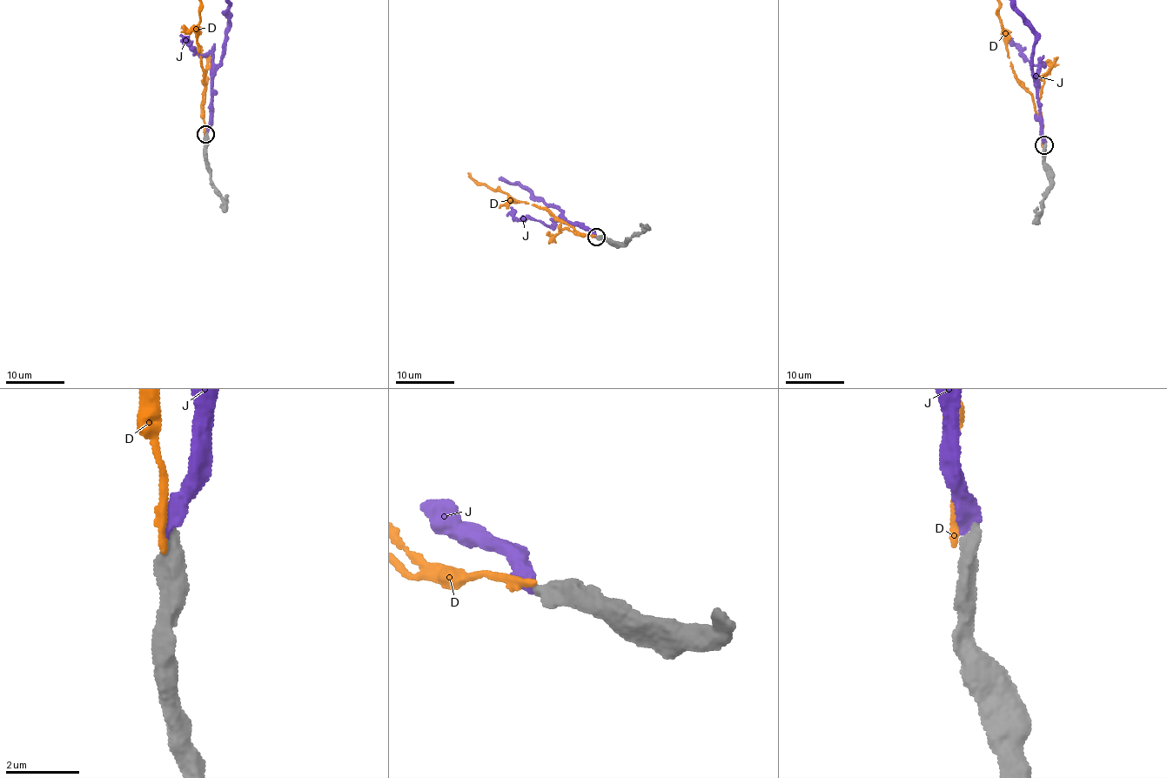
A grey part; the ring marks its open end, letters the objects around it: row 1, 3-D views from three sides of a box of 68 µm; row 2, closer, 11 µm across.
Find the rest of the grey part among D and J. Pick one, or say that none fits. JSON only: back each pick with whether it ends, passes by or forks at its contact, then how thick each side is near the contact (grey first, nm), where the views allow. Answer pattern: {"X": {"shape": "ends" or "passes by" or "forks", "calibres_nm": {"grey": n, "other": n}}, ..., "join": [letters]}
{"J": {"shape": "ends", "calibres_nm": {"grey": 440, "other": 340}}, "join": ["J"]}

